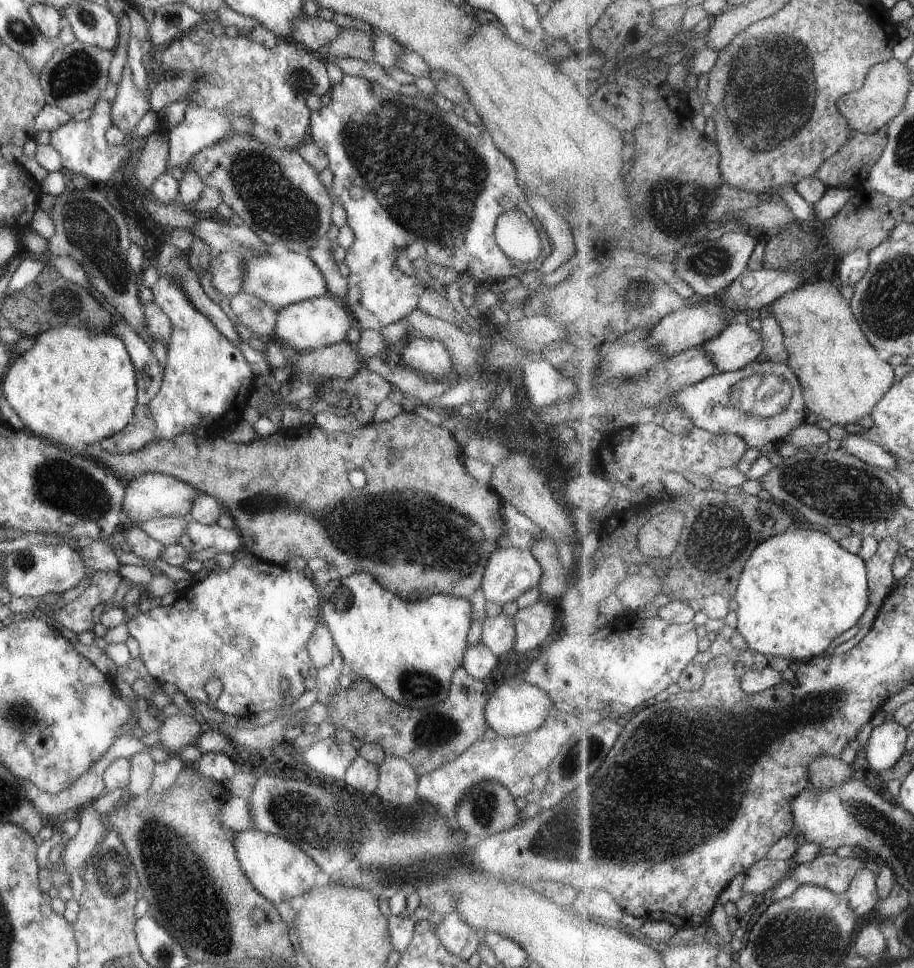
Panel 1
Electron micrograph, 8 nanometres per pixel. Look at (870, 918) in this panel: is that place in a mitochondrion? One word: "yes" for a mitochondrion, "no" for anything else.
no

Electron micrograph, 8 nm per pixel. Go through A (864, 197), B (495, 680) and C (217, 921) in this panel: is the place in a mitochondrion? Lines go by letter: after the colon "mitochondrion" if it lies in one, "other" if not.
A: other
B: other
C: mitochondrion

